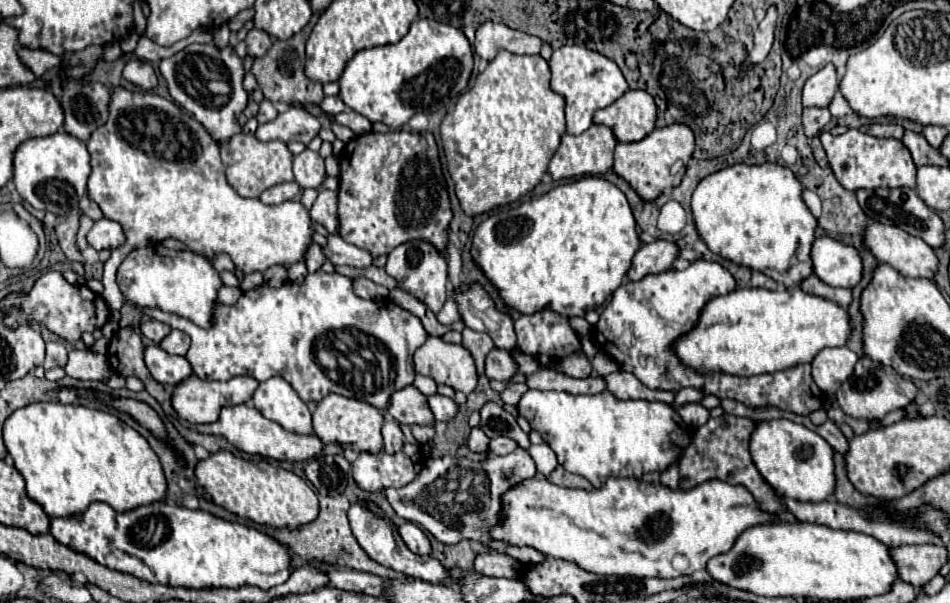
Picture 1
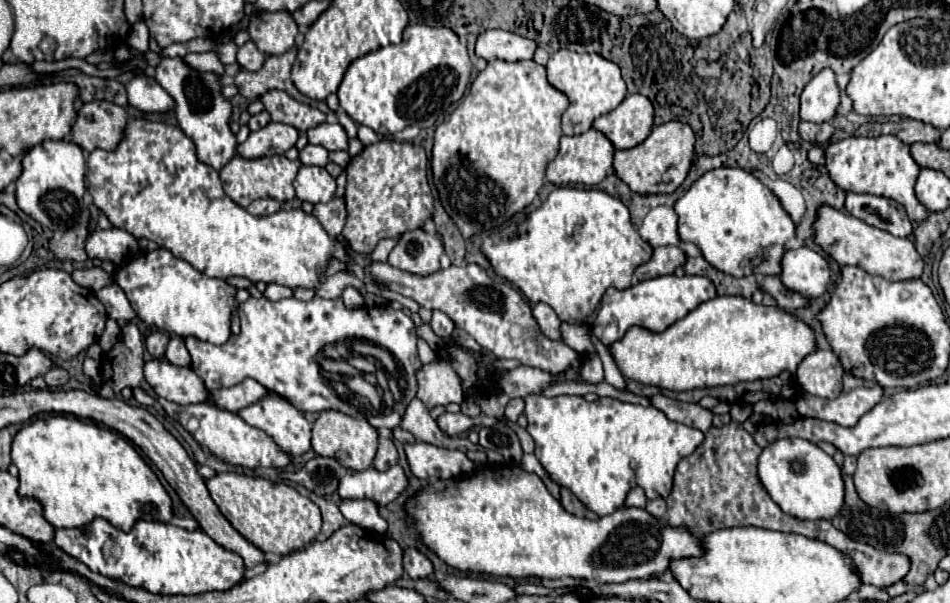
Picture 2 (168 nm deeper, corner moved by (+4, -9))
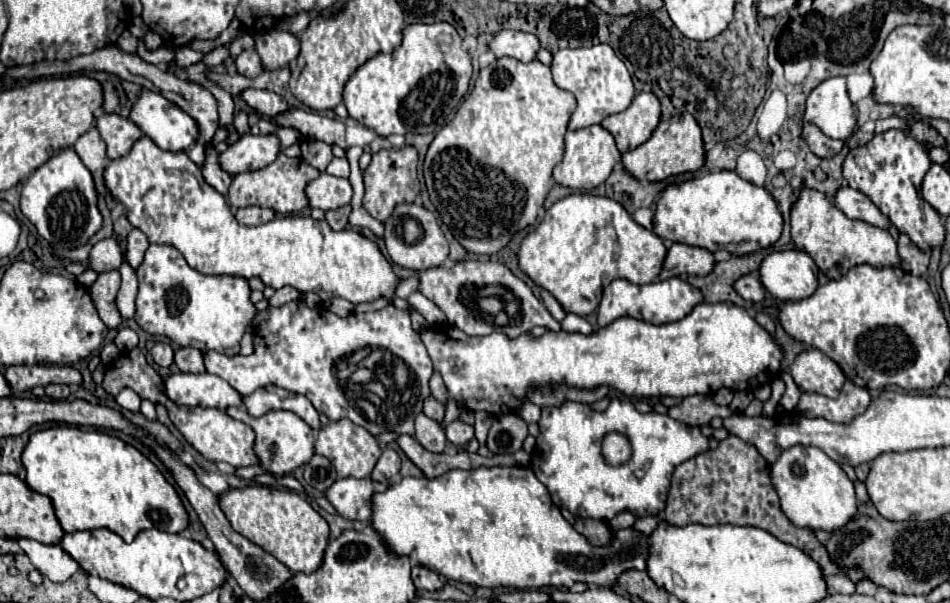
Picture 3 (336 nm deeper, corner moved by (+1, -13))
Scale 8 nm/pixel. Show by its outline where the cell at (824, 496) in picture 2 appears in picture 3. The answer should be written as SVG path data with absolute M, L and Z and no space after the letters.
M795 445L785 449L771 465L771 481L781 499L781 509L797 527L835 531L843 527L857 511L857 497L851 479L839 463L827 457L819 447Z

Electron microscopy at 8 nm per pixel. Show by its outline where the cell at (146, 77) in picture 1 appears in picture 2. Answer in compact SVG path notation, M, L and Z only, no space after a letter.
M134 75L126 89L128 89L128 103L142 113L166 113L174 109L174 99L166 95L166 91L154 77Z

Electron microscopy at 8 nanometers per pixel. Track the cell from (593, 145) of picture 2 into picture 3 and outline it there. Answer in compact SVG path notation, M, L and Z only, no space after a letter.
M601 125L585 127L579 131L567 131L564 138L565 150L563 161L553 169L555 183L571 189L595 189L599 187L613 171L613 167L621 161L621 153L615 147L613 135L605 131Z

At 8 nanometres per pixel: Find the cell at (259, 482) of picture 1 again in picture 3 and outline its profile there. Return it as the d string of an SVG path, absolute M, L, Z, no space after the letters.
M263 485L227 489L219 497L219 505L237 533L271 553L289 571L313 573L319 569L329 539L329 527L327 521L295 491L269 489Z

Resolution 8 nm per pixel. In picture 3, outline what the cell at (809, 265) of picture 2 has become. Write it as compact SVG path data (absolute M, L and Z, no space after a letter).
M779 251L761 263L761 283L767 293L783 301L799 301L811 297L817 287L815 261L805 251Z

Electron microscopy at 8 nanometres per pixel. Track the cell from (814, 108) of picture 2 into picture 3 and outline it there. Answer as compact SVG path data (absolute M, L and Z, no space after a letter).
M829 77L807 97L805 121L815 123L833 139L847 139L855 129L853 103L847 95L845 77Z

